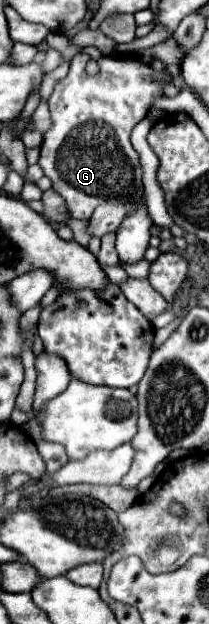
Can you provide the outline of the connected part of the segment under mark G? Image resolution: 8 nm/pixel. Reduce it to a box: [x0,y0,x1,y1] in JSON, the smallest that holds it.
[38,53,172,263]

